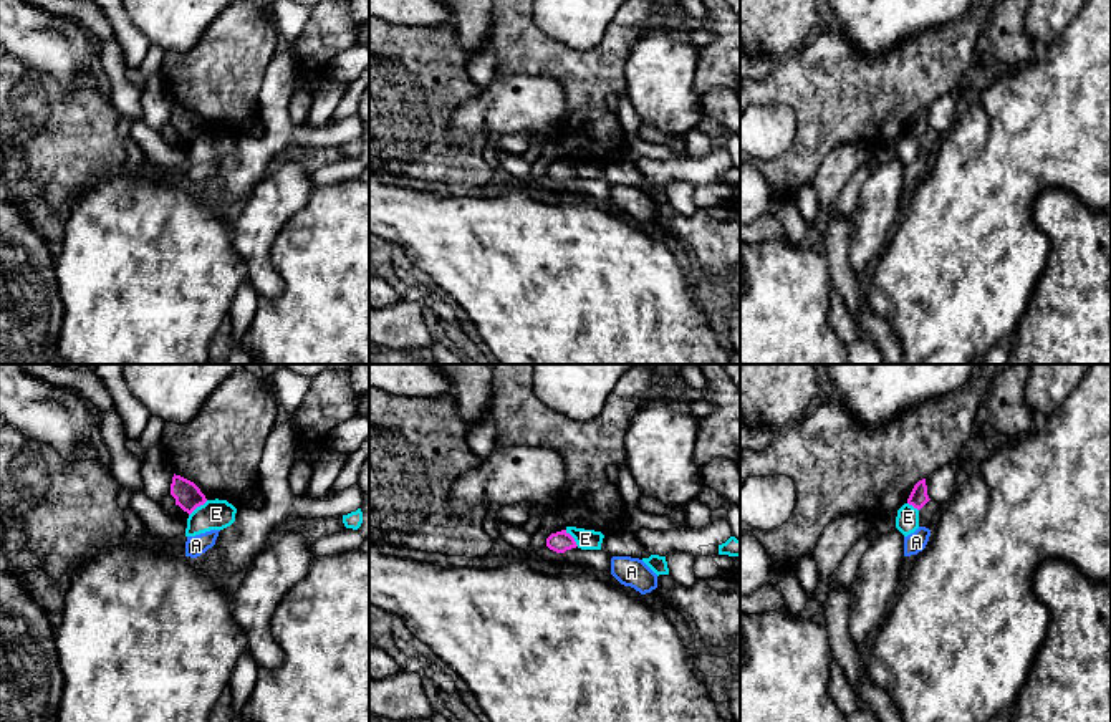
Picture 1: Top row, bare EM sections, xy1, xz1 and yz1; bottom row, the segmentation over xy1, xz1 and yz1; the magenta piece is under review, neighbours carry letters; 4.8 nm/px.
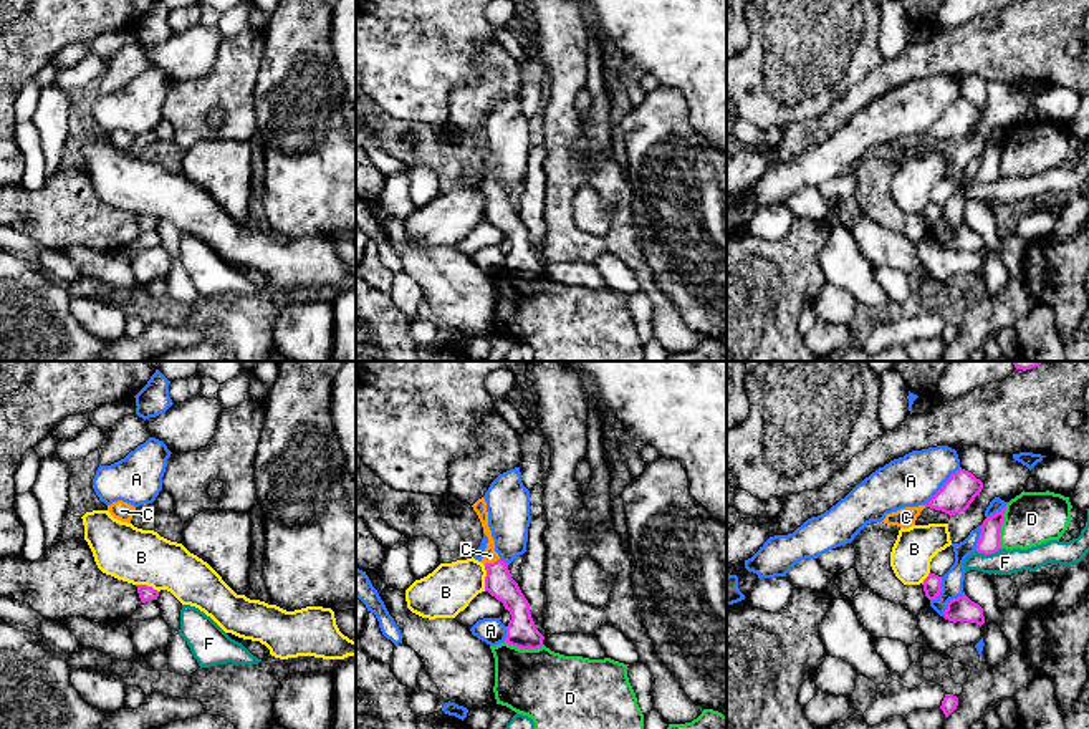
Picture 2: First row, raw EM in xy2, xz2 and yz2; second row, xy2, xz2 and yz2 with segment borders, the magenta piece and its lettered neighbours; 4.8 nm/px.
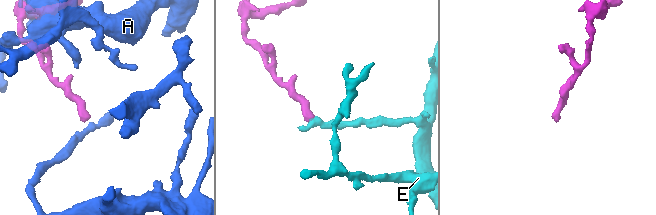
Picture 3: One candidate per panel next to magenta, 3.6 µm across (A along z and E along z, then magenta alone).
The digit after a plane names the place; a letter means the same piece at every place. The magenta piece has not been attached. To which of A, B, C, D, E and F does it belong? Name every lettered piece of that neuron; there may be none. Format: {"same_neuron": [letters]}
{"same_neuron": ["C"]}

